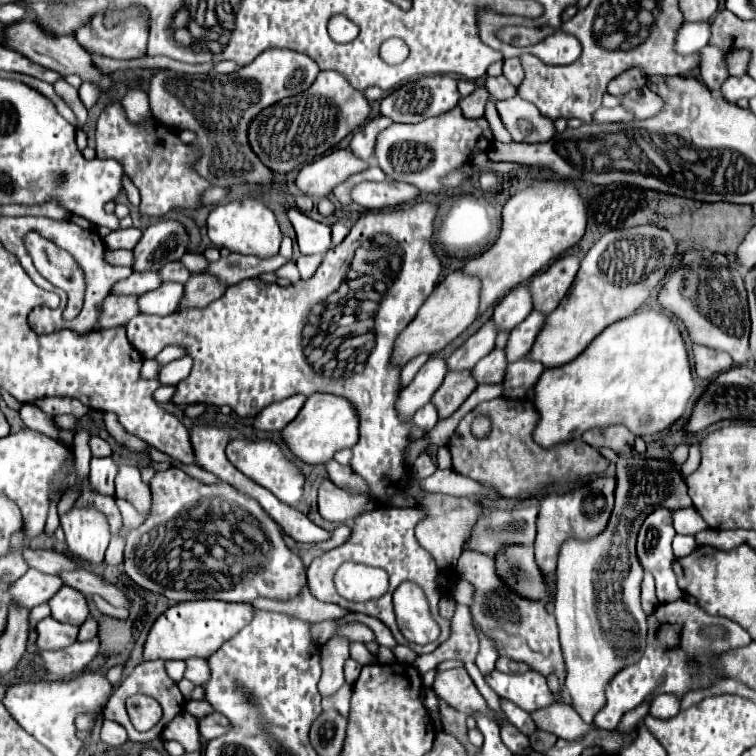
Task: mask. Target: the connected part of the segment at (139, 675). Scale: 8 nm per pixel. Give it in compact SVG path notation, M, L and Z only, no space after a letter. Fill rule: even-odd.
M153 660L153 662L141 662L139 666L135 666L135 670L121 682L121 686L115 688L115 692L111 694L111 698L109 698L109 702L107 702L105 710L103 710L103 718L105 718L105 720L119 722L121 726L125 726L125 730L127 730L127 734L129 734L129 740L133 740L133 742L149 742L149 740L155 740L155 738L161 734L161 730L167 726L167 722L171 722L171 718L175 718L179 712L183 712L183 708L185 708L185 698L183 698L183 694L179 692L177 684L167 676L165 664L163 664L161 660ZM131 694L149 694L149 696L155 698L155 700L161 704L161 708L163 708L163 718L161 718L161 720L157 722L157 726L153 726L149 732L137 732L137 730L133 728L129 716L127 716L125 700L127 700Z

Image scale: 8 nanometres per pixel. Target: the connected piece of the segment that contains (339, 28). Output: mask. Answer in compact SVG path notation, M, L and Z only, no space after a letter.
M333 16L328 22L327 29L334 41L353 41L359 34L358 26L345 16Z

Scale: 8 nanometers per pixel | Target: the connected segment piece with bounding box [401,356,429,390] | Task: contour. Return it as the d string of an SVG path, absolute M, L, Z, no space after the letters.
M417 356L417 358L413 358L413 360L403 368L403 386L401 386L401 390L403 390L405 386L409 386L409 382L415 378L415 374L419 372L419 368L427 362L427 358L429 358L429 356Z

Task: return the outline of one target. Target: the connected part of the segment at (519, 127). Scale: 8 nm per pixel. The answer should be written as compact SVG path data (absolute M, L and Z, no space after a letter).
M519 96L495 104L499 118L515 142L547 142L555 134L553 120L539 114L539 110Z

